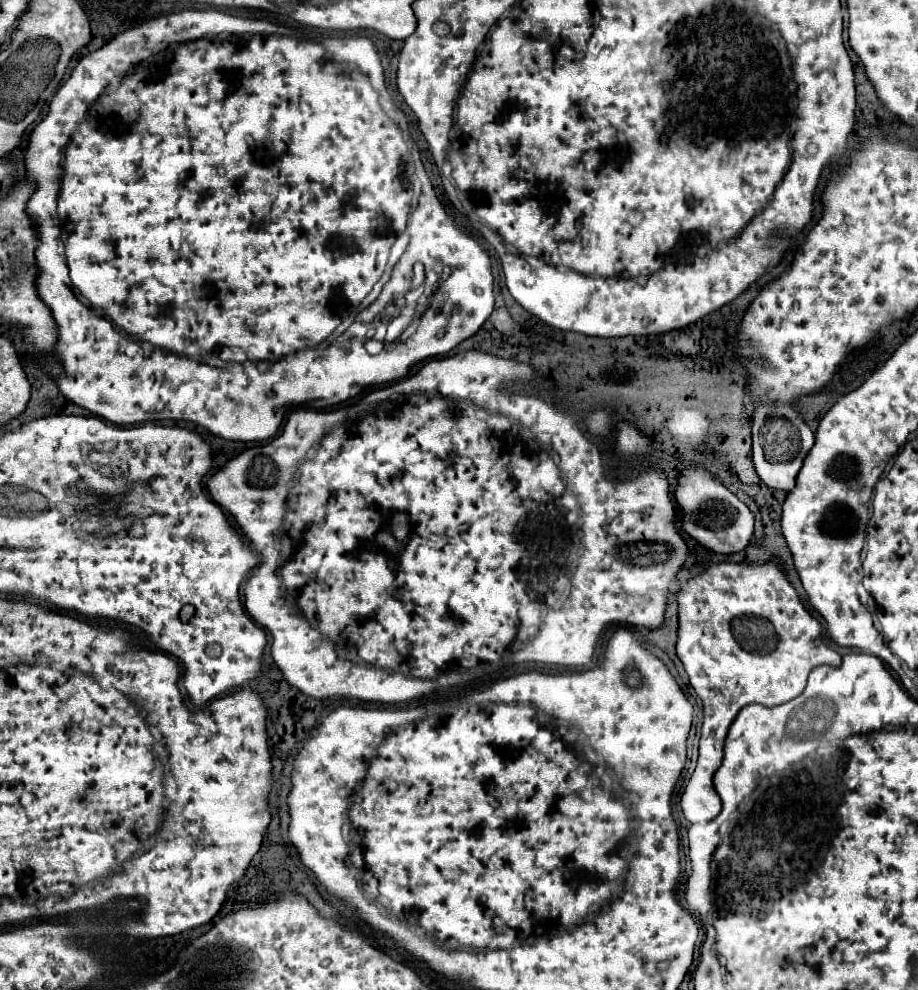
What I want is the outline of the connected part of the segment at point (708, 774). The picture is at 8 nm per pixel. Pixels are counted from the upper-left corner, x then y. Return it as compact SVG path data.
M719 562L709 566L699 576L691 578L681 586L677 596L677 656L685 666L689 682L695 694L703 702L703 728L699 742L699 760L697 768L681 796L681 808L685 818L691 824L709 822L721 812L721 798L713 788L713 774L723 760L723 744L731 722L737 712L747 704L761 706L779 706L797 698L805 684L807 676L815 666L839 666L841 656L823 644L823 628L817 618L813 618L803 602L799 600L795 588L787 580L785 572L773 562L763 564L745 564L745 562Z

